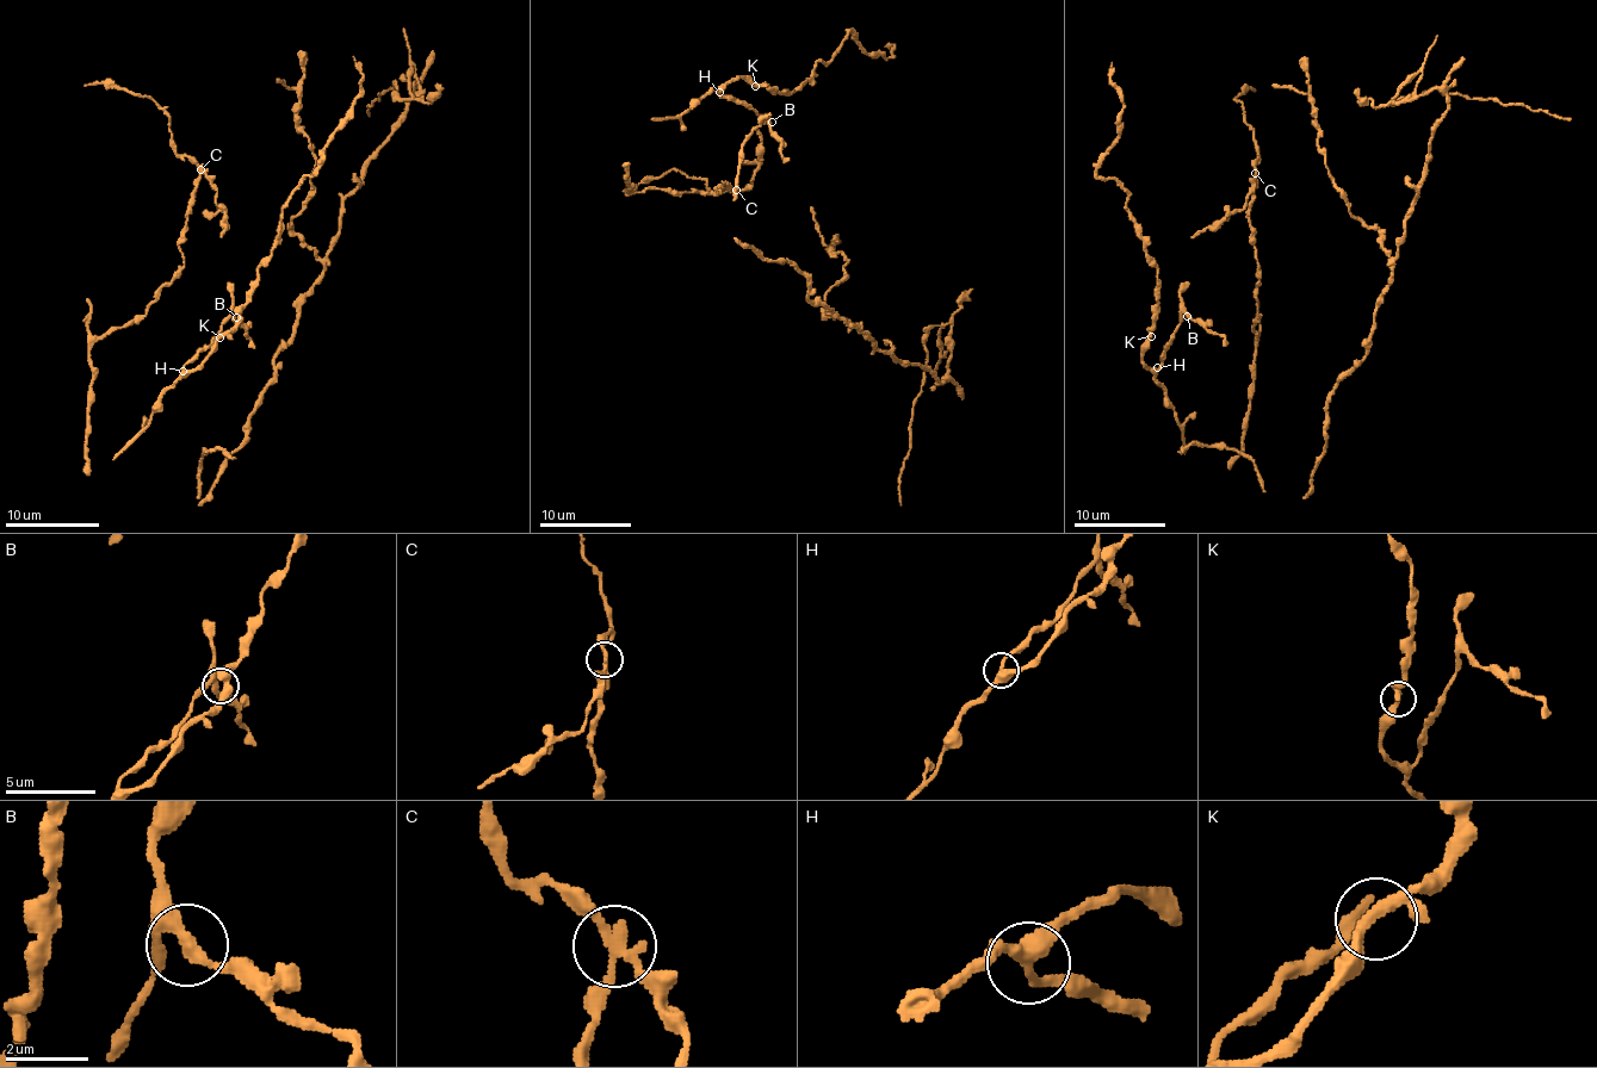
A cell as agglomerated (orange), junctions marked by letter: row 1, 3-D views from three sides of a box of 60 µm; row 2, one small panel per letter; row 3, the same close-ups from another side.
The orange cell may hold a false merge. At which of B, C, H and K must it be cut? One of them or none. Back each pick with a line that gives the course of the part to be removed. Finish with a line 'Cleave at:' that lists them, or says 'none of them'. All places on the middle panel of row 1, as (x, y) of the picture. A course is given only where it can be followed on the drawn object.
C: course (737, 191), (715, 194), (705, 188), (703, 179), (692, 179), (678, 169), (647, 177), (623, 191)
Cleave at: C

